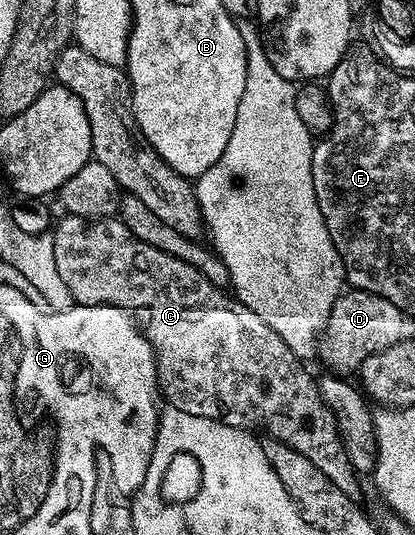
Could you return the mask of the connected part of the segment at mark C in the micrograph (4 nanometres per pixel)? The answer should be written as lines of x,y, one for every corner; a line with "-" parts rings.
68,213
62,214
62,216
62,219
60,216
56,220
51,236
54,243
55,268
59,271
59,276
62,277
64,284
67,285
67,289
70,290
72,302
82,307
106,303
112,307
123,309
131,316
133,322
141,328
141,333
145,336
145,340
151,345
153,356
157,362
157,385
164,402
168,406
175,409
183,409
183,413
192,413
194,417
207,417
211,421
219,421
223,425
231,425
232,427
258,429
257,427
261,427
266,423
269,426
270,433
273,434
270,436
276,442
286,443
291,449
295,449
295,453
303,453
303,457
307,457
307,461
311,461
311,465
315,465
315,469
319,469
328,479
335,481
335,485
339,485
339,489
343,489
343,493
347,493
347,497
357,499
360,496
361,487
357,484
359,472
353,468
351,461
347,457
347,449
343,445
341,434
337,431
337,422
332,411
329,410
329,404
321,400
318,380
316,378
313,380
312,373
305,368
308,366
299,356
291,353
287,341
283,341
283,337
279,337
279,333
275,333
275,329
271,329
271,325
267,325
267,321
263,321
263,317
259,317
259,313
251,313
251,309
247,309
247,305
243,305
232,294
226,293
222,288
211,285
211,281
207,281
207,277
203,277
203,273
199,273
199,269
195,269
191,265
187,265
183,261
179,261
175,257
171,257
143,241
134,239
131,229
127,229
127,225
123,225
120,218
86,221
80,219
77,215

